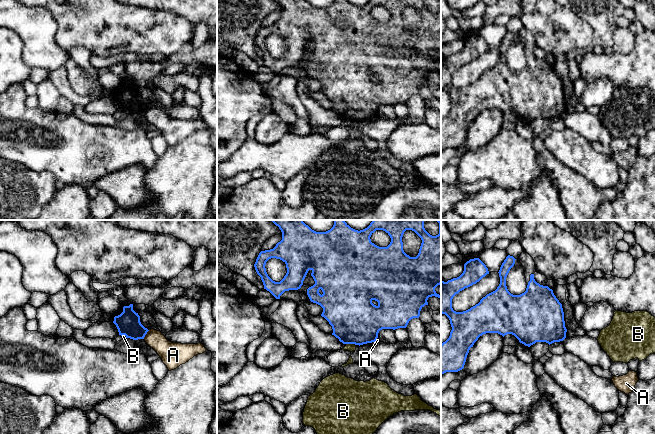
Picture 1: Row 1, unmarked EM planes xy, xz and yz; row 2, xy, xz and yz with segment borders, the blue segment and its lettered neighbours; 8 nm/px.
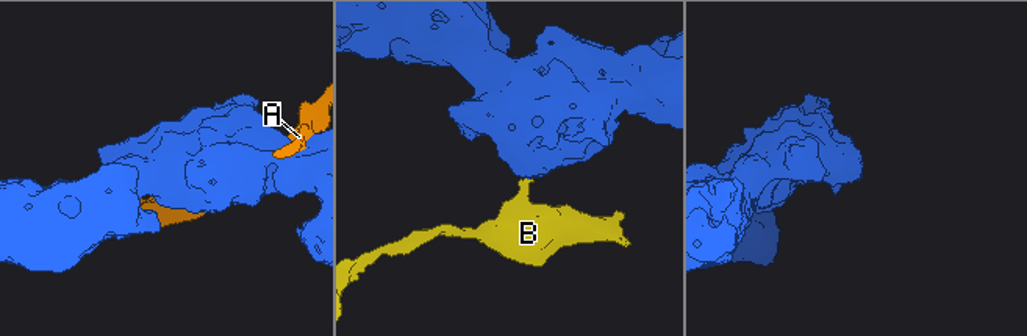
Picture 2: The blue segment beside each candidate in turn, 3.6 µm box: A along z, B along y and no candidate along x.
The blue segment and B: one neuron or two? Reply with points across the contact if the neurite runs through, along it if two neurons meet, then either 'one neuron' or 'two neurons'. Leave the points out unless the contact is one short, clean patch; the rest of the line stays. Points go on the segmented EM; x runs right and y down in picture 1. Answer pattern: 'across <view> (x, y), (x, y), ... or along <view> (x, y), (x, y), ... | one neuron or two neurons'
along xz (346, 343), (353, 343), (355, 345) | two neurons

